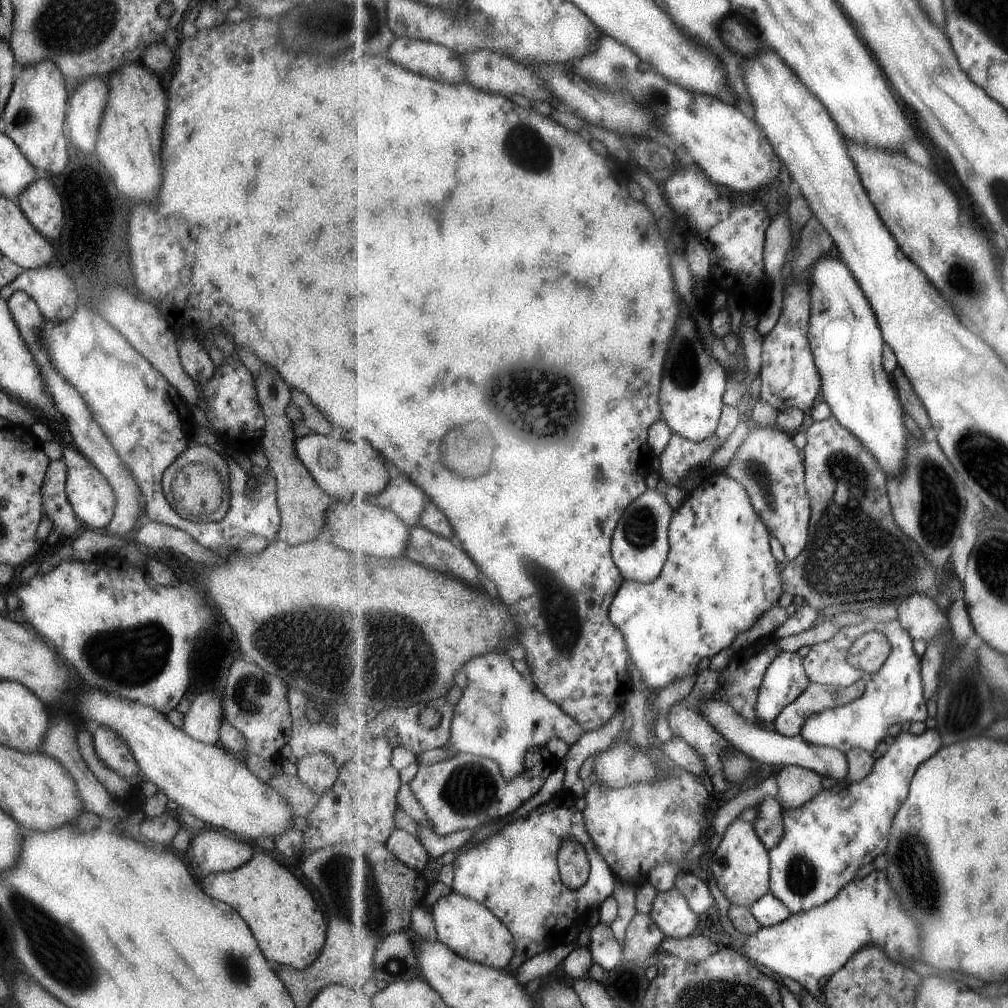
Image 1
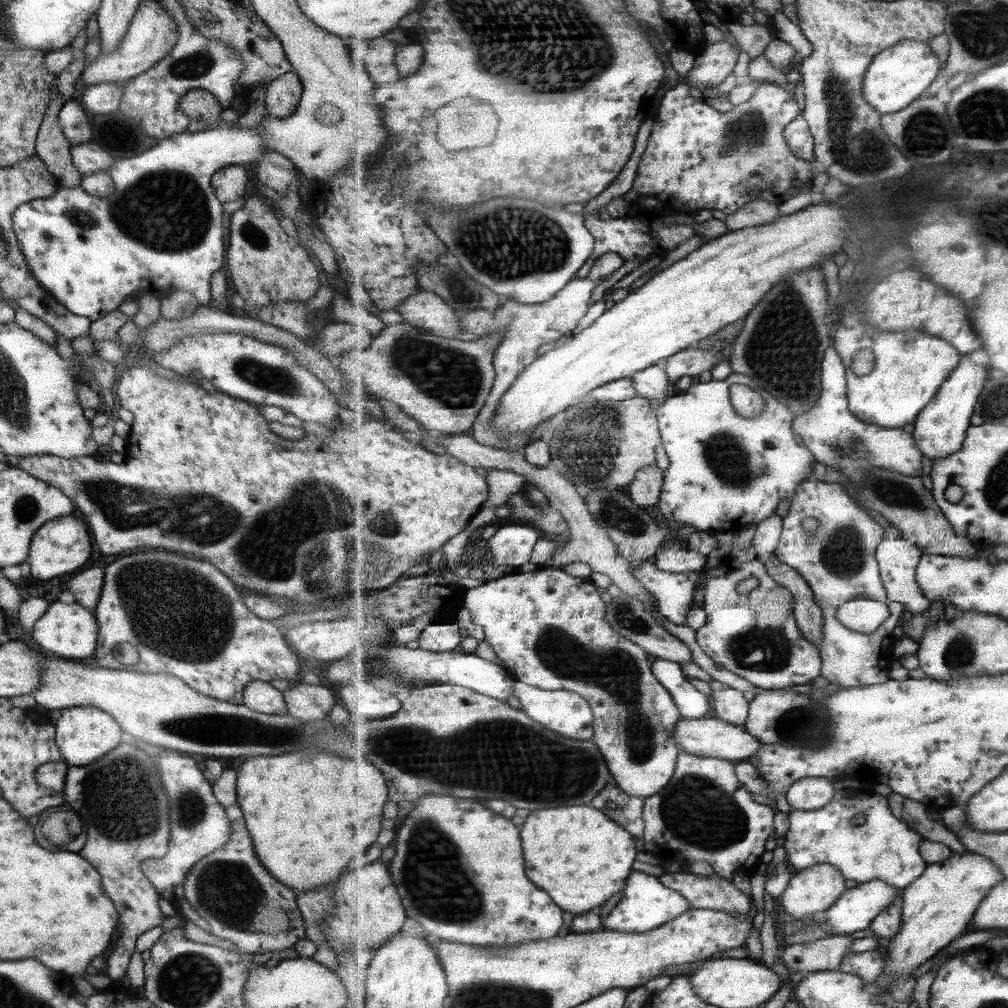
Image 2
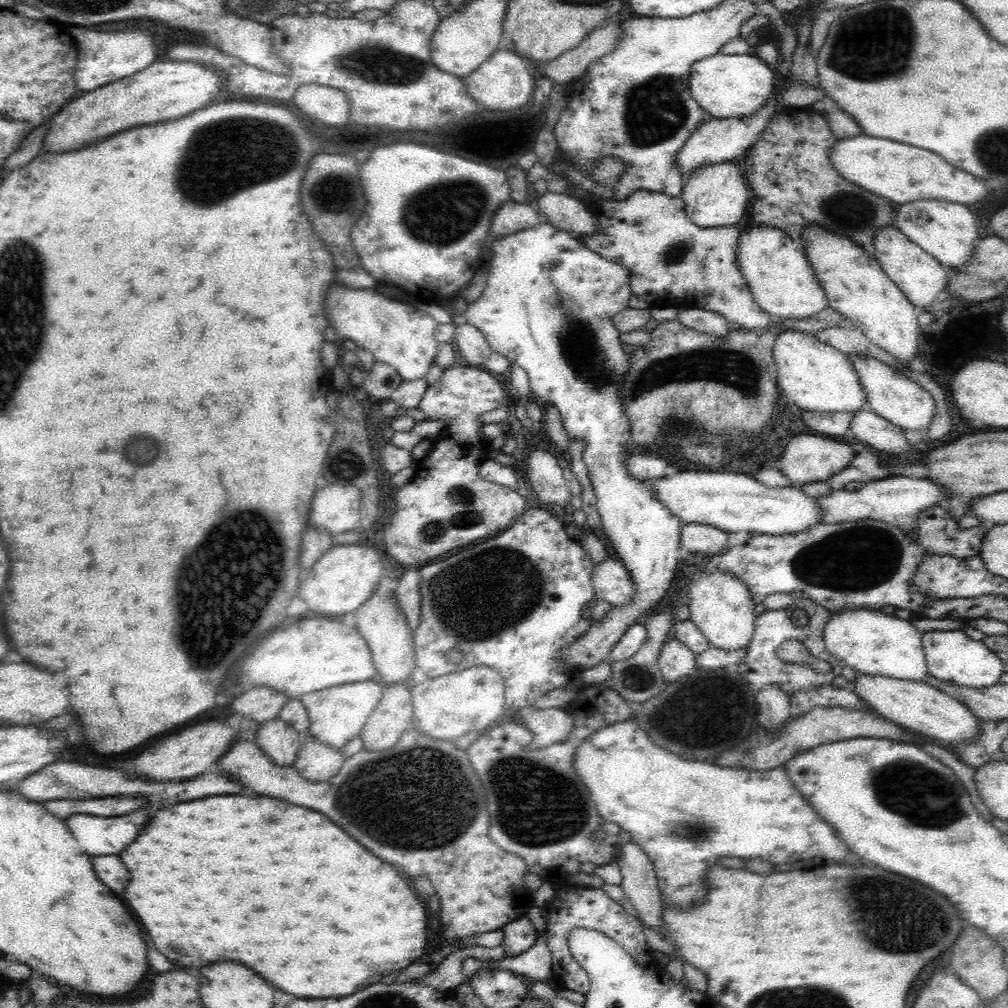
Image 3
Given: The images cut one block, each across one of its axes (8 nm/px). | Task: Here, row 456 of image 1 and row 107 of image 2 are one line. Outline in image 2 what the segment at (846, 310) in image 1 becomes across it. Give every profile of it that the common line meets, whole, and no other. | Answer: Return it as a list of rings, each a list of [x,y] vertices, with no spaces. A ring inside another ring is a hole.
[[[915,39],[902,40],[886,48],[873,59],[864,82],[866,99],[881,114],[899,112],[923,96],[924,92],[936,82],[941,69],[941,62],[928,42]]]

